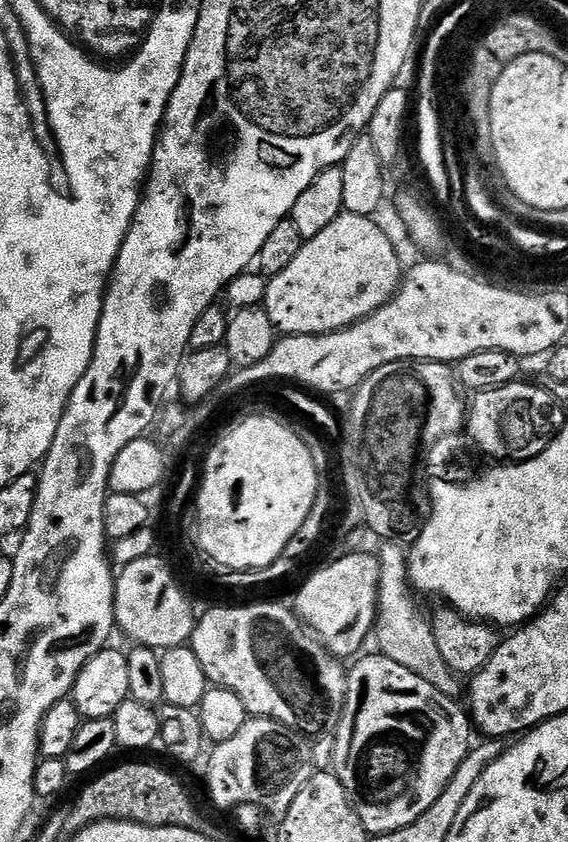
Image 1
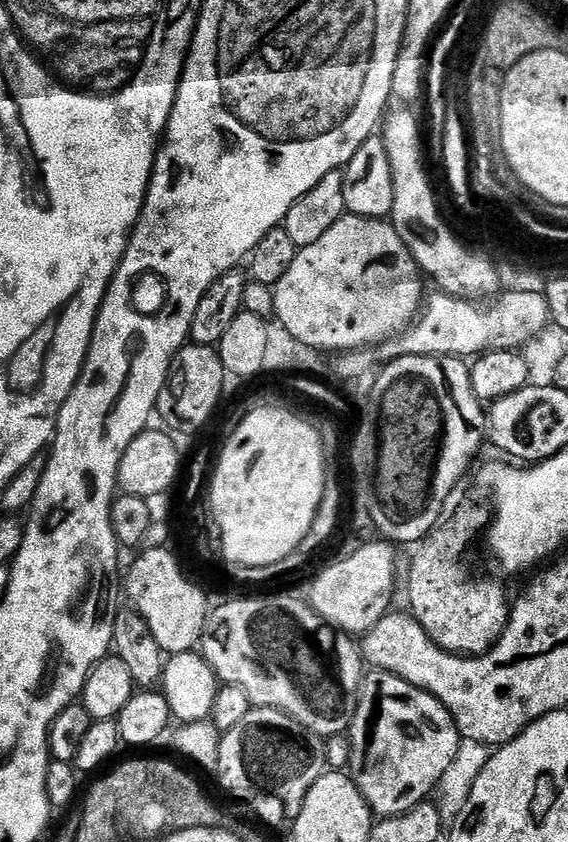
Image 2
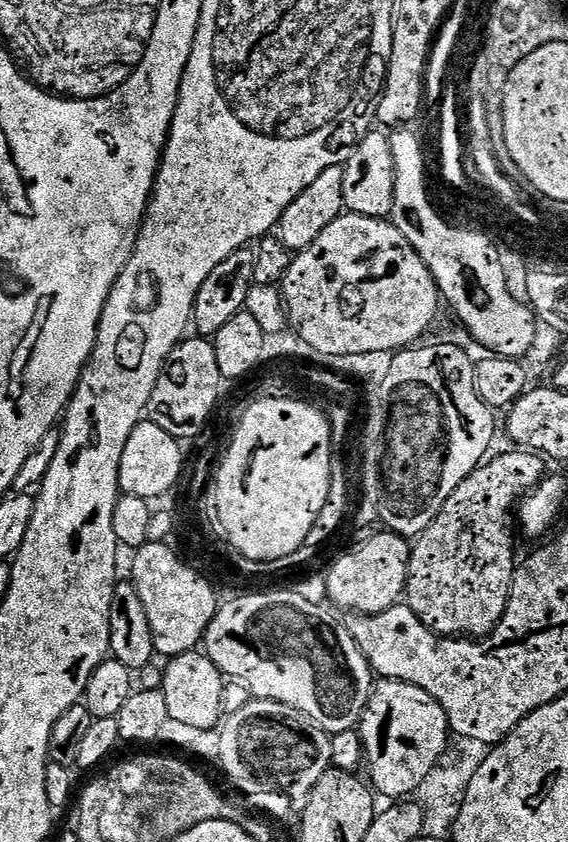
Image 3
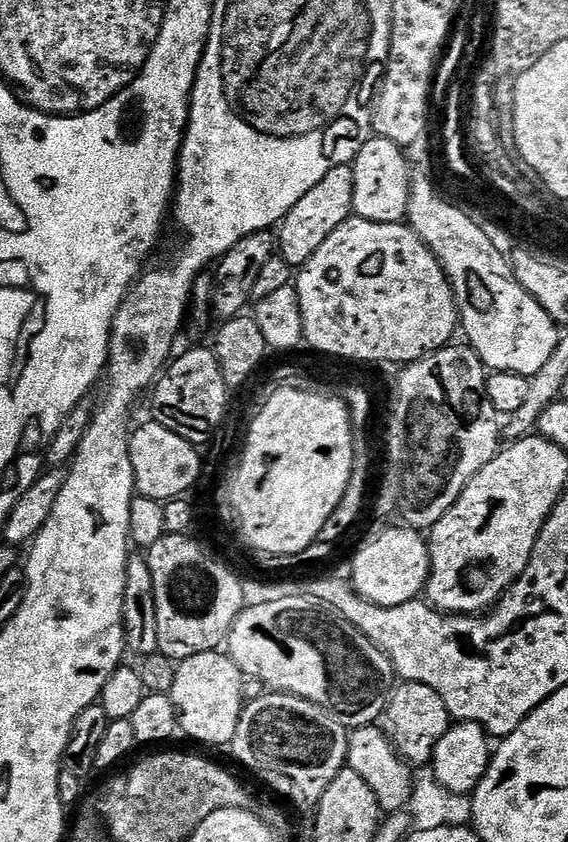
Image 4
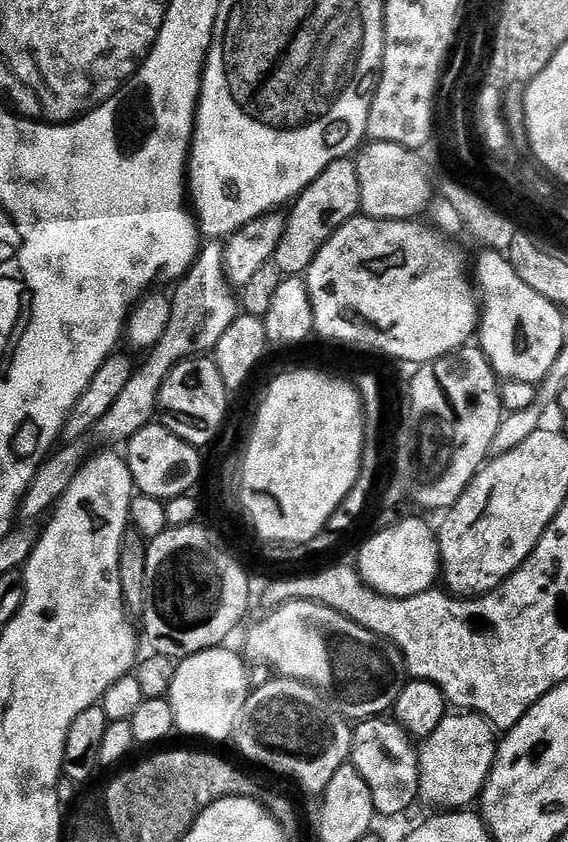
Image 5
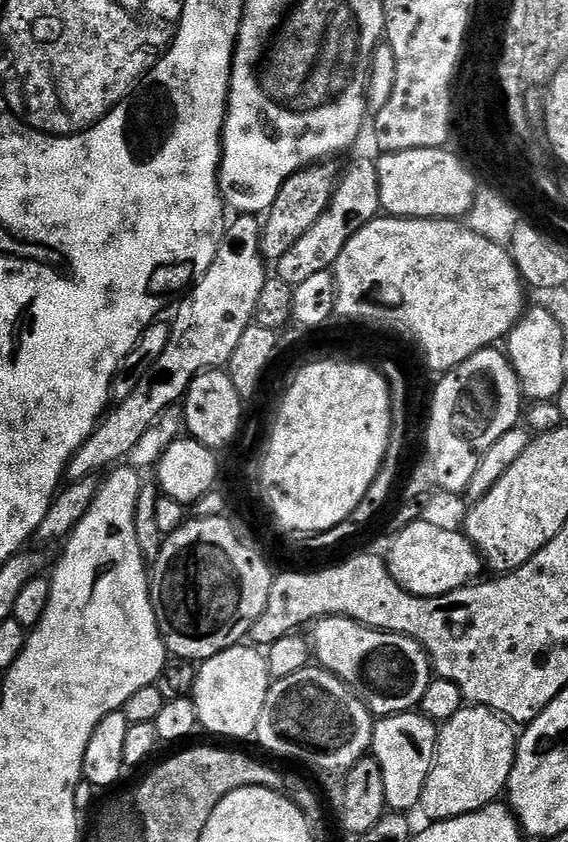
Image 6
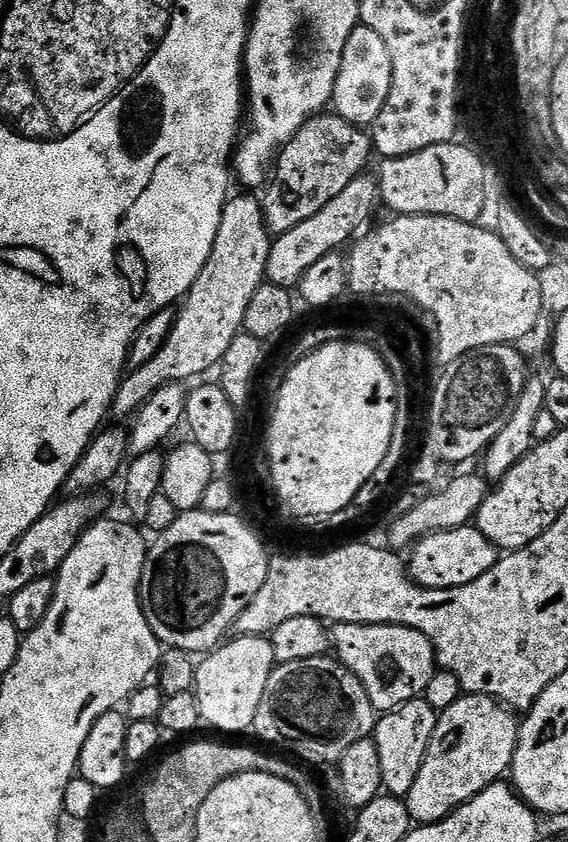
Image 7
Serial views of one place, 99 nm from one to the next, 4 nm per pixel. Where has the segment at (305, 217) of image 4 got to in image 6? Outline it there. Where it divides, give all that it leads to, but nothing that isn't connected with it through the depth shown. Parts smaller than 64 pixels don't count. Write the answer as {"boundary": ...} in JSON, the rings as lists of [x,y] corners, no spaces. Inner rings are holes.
{"boundary":[[[370,159],[360,160],[348,173],[339,177],[332,200],[328,208],[321,214],[314,226],[302,234],[284,254],[280,260],[275,261],[275,275],[285,284],[295,286],[305,282],[306,278],[319,271],[328,270],[335,265],[342,246],[346,246],[353,232],[359,230],[363,224],[377,219],[381,215],[380,195],[378,194],[378,180],[376,178],[376,165]]]}

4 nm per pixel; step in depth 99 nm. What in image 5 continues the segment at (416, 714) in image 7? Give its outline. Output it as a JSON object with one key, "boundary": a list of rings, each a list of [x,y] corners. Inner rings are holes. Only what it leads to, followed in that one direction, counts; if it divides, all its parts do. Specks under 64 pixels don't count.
{"boundary":[[[364,718],[359,723],[355,725],[352,734],[350,762],[370,786],[377,813],[381,816],[402,814],[402,810],[417,803],[420,794],[420,757],[417,745],[413,737],[391,719]]]}

